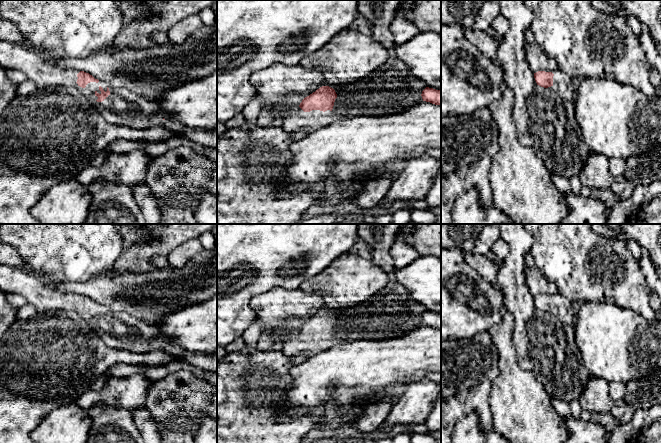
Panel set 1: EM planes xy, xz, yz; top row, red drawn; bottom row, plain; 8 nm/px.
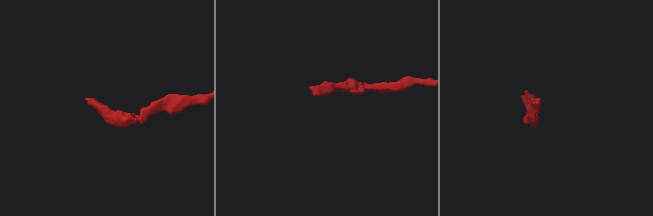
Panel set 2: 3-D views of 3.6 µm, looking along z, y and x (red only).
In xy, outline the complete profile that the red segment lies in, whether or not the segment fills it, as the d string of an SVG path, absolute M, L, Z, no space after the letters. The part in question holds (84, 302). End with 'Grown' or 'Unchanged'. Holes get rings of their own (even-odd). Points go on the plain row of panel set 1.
M2 264L0 290L25 297L27 303L33 305L38 314L71 311L97 326L104 325L110 319L107 309L89 297L45 288L38 278Z. Grown

